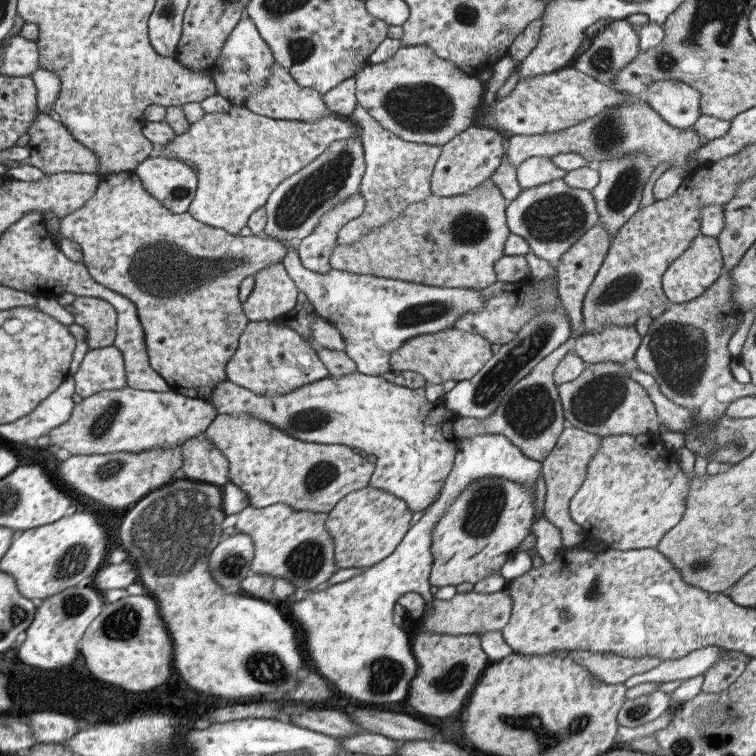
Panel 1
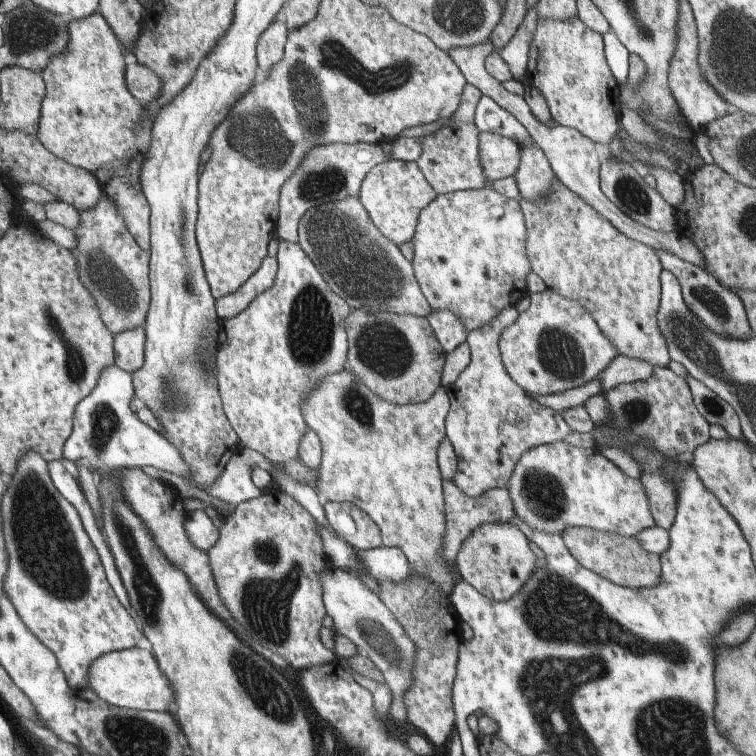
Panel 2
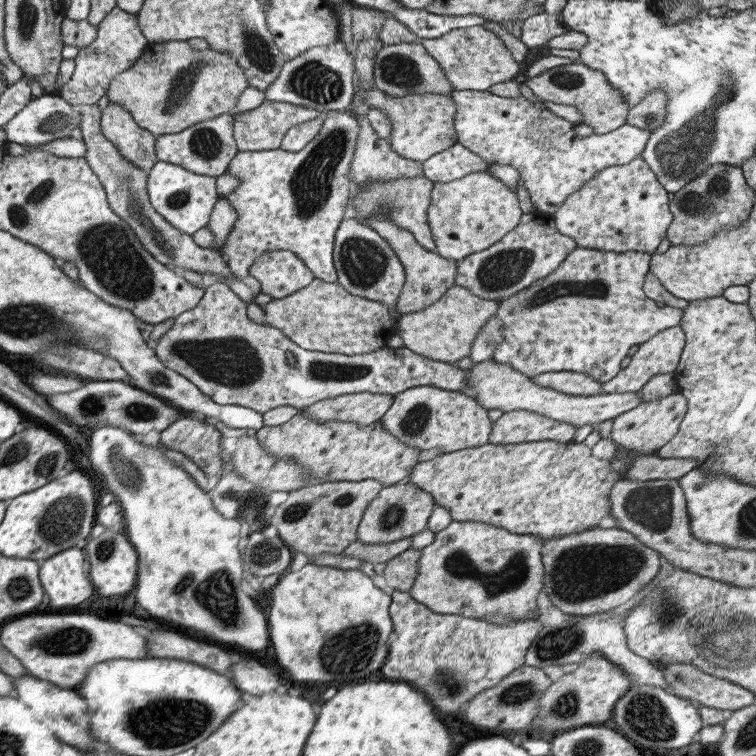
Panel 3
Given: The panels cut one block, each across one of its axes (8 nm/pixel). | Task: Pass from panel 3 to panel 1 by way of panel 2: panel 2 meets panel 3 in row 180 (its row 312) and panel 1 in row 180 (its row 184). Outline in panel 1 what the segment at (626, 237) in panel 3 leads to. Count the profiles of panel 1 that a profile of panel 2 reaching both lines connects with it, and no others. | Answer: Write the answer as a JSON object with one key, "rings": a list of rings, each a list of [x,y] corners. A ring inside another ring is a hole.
{"rings":[[[561,179],[539,184],[535,188],[520,189],[514,199],[507,200],[504,211],[508,231],[523,238],[537,258],[551,264],[561,258],[566,249],[600,217],[589,191],[571,188]]]}

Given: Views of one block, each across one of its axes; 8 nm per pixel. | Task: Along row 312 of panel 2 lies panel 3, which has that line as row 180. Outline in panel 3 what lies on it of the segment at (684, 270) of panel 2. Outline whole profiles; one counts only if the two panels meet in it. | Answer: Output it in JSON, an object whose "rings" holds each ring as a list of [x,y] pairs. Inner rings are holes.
{"rings":[[[712,164],[683,189],[673,193],[672,200],[668,202],[672,221],[666,228],[665,237],[670,246],[691,246],[709,240],[720,230],[740,226],[749,216],[754,194],[755,191],[747,187],[739,166]]]}

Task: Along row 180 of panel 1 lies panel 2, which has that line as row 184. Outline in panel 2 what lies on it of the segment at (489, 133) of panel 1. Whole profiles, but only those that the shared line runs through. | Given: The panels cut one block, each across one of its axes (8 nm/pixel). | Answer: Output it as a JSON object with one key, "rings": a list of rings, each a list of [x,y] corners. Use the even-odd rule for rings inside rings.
{"rings":[[[447,119],[437,132],[419,138],[421,154],[415,164],[436,195],[489,186],[479,162],[477,134],[474,124],[455,124],[451,119]]]}

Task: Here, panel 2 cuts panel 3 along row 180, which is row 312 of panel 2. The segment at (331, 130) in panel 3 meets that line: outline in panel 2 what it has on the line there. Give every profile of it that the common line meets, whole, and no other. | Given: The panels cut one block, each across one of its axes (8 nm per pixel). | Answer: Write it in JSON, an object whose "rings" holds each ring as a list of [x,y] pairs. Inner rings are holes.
{"rings":[[[279,241],[276,255],[277,274],[273,286],[257,294],[242,312],[219,320],[216,337],[216,388],[227,422],[235,432],[239,447],[249,448],[270,462],[288,463],[297,457],[297,446],[306,432],[301,402],[311,388],[327,374],[347,368],[345,320],[350,309],[343,298],[331,292],[319,270],[297,243]]]}

